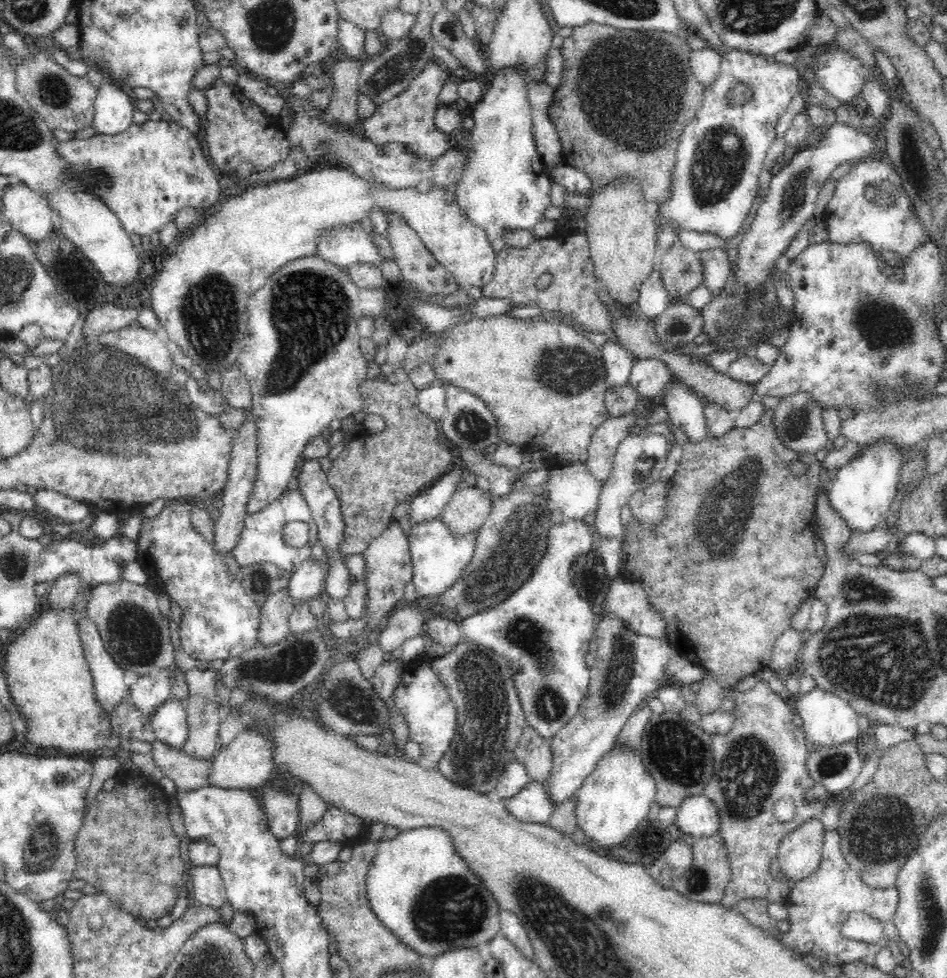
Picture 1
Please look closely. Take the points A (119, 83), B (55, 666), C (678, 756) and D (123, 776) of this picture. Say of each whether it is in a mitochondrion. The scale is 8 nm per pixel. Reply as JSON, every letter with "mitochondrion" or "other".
{"A":"other","B":"other","C":"mitochondrion","D":"other"}

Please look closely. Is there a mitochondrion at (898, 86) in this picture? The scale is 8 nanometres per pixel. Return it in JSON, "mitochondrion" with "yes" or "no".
{"mitochondrion":"no"}

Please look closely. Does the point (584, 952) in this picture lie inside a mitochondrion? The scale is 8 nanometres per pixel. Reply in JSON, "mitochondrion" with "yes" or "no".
{"mitochondrion":"yes"}

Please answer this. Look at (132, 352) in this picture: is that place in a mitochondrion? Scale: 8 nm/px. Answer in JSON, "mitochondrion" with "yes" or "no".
{"mitochondrion":"yes"}

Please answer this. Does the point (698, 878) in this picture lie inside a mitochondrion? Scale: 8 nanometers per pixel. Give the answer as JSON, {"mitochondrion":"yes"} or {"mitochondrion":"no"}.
{"mitochondrion":"yes"}

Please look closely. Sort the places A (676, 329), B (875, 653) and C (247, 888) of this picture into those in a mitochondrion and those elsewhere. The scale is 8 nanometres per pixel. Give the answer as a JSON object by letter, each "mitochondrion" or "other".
{"A":"mitochondrion","B":"mitochondrion","C":"other"}

